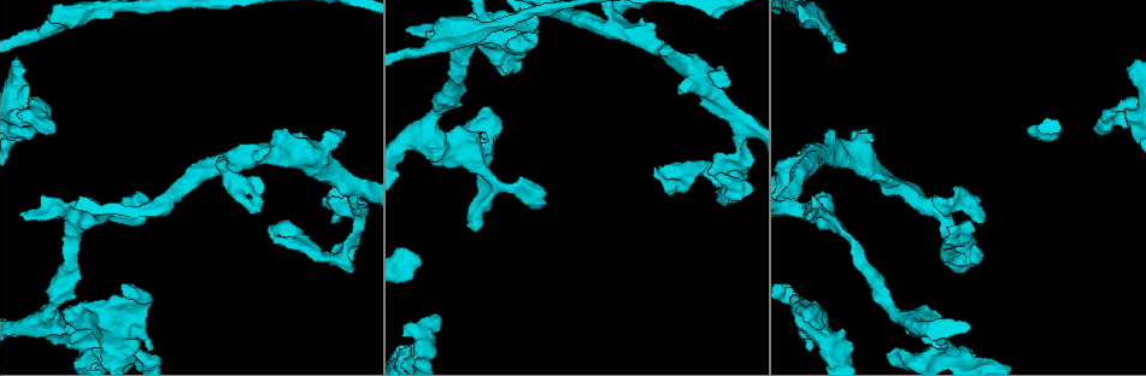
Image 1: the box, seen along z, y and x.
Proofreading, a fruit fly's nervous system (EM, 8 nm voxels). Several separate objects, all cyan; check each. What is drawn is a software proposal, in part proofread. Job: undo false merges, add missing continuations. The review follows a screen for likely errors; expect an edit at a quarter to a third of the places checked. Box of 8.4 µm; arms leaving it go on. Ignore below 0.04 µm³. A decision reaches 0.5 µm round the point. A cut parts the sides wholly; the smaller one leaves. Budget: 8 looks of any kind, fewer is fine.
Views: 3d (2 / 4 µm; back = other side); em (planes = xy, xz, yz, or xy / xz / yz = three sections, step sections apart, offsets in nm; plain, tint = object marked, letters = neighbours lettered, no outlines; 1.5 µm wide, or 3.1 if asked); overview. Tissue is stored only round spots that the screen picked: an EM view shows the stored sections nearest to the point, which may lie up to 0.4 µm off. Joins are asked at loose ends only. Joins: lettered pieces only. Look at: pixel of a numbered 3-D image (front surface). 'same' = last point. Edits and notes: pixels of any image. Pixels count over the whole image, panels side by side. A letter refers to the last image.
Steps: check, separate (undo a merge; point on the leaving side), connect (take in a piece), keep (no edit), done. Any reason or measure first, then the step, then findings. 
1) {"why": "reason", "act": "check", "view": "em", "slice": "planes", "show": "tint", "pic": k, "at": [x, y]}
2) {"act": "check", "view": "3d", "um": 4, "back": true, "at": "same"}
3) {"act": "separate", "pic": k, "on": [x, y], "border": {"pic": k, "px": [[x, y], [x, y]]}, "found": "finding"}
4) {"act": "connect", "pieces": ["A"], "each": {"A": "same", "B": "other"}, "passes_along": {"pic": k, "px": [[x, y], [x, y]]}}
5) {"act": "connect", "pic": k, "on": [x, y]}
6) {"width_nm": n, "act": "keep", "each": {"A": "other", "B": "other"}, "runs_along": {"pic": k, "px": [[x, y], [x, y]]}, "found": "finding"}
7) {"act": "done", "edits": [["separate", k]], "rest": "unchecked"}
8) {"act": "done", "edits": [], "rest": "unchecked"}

{"why": "free end", "act": "check", "view": "3d", "um": 2, "pic": 1, "at": [151, 350]}

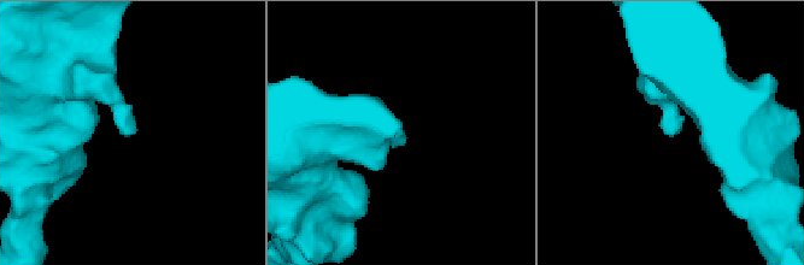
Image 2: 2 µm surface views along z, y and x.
{"act": "check", "view": "em", "slice": "xz", "step": 8, "show": "tint", "pic": 2, "at": [396, 138]}

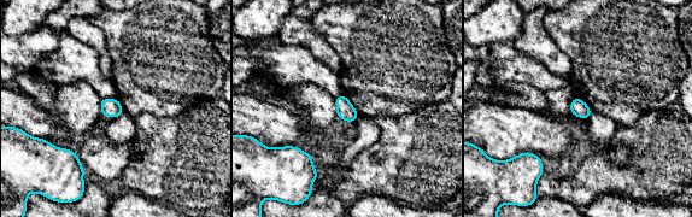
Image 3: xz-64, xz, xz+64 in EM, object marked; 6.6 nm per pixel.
{"act": "check", "view": "em", "slice": "yz", "step": 4, "show": "letters", "at": "same"}

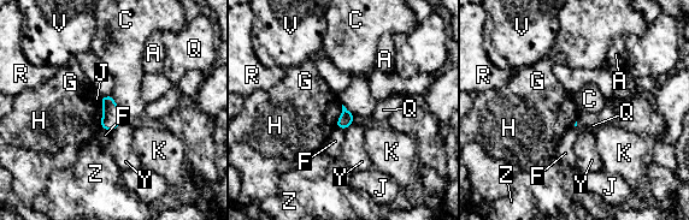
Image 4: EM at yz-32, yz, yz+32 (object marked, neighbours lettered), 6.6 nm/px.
{"act": "keep", "each": {"A": "other", "C": "other", "F": "other", "G": "other", "H": "other", "J": "other", "K": "other", "Q": "other", "R": "other", "V": "other", "Y": "other", "Z": "other"}, "border": {"pic": 4, "px": [[111, 94], [123, 113]]}, "found": "none of them fits"}

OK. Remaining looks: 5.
{"why": "thick turns thin", "act": "check", "view": "3d", "um": 4, "pic": 1, "at": [829, 29]}

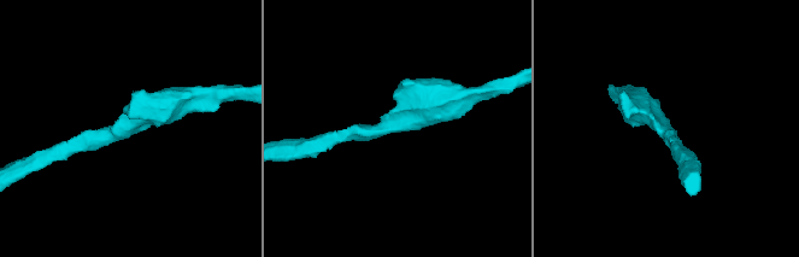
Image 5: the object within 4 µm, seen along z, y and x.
{"arm_widths_nm": [200, 440], "why": "now the EM", "act": "check", "view": "em", "slice": "xz", "step": 4, "show": "tint", "pic": 5, "at": [122, 132]}

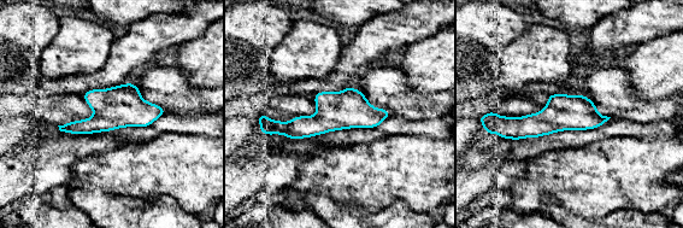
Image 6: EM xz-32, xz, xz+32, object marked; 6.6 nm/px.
{"why": "cut it another way", "act": "check", "view": "em", "slice": "planes", "show": "letters", "at": "same"}

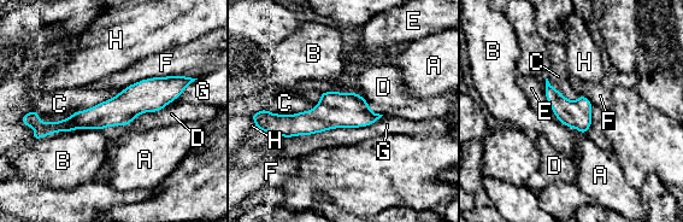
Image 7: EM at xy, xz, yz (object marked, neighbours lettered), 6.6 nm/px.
{"width_nm": 180, "act": "keep", "each": {"A": "other", "B": "other", "C": "other", "D": "other", "E": "other", "F": "other", "G": "other", "H": "other"}, "found": "one neuron here"}

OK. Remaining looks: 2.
{"why": "sharp bend", "act": "check", "view": "em", "slice": "xz", "step": 4, "show": "letters", "pic": 1, "at": [807, 167]}

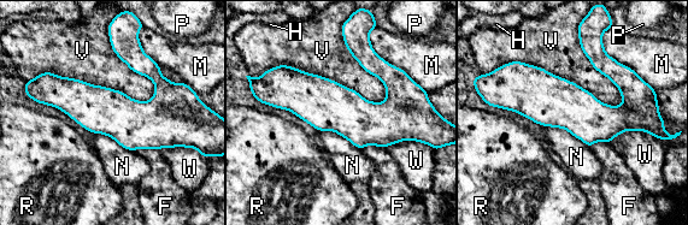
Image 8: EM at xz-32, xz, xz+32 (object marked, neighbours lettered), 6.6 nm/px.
{"act": "check", "view": "em", "slice": "planes", "show": "letters", "at": "same"}

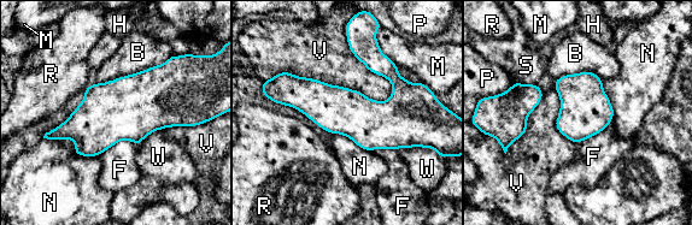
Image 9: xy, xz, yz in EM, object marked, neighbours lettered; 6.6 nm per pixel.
{"width_nm": 320, "act": "keep", "each": {"B": "other", "F": "other", "H": "other", "M": "other", "N": "other", "P": "other", "R": "other", "S": "other", "V": "other", "W": "other"}, "border": {"pic": 9, "px": [[44, 137], [98, 155]]}, "found": "one neuron here"}

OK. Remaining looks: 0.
{"act": "done", "edits": [], "rest": "unchecked"}

